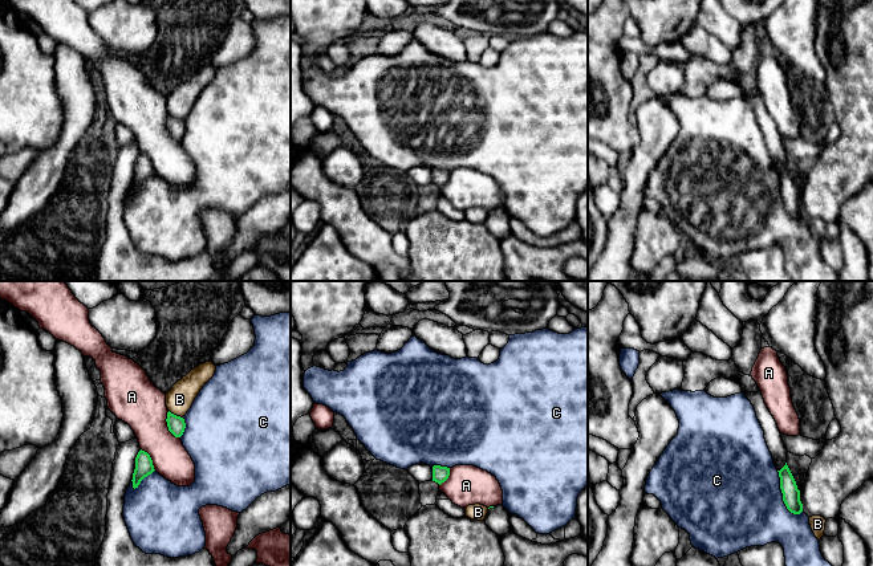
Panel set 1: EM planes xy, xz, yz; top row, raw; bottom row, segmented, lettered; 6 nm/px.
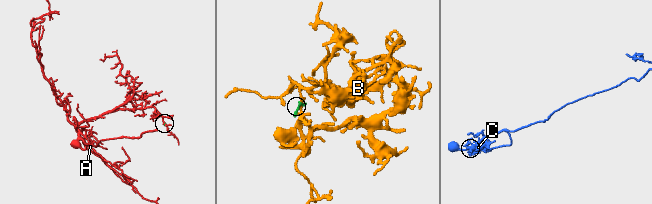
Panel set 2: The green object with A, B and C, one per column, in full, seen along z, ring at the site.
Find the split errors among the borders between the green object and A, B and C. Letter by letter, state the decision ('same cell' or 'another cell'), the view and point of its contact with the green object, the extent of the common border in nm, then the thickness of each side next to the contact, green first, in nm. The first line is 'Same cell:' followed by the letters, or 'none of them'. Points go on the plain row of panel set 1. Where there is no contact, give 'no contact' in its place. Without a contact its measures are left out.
Same cell: none of them
A: another cell; meets green in xy at (167, 129); contact 180 nm long; 100 nm thick on the green side, 300 nm on the other
B: another cell; meets green in xy at (175, 118); contact 100 nm long; 100 nm thick on the green side, 160 nm on the other
C: another cell; meets green in yz at (783, 199); contact 300 nm long; 110 nm thick on the green side, 480 nm on the other

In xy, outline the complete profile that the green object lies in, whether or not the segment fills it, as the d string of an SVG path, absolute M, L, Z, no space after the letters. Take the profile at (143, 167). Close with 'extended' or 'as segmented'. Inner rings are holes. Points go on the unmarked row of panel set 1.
M139 154L135 160L135 172L133 176L133 191L138 191L141 184L154 175L154 168L150 158L145 154Z; as segmented

